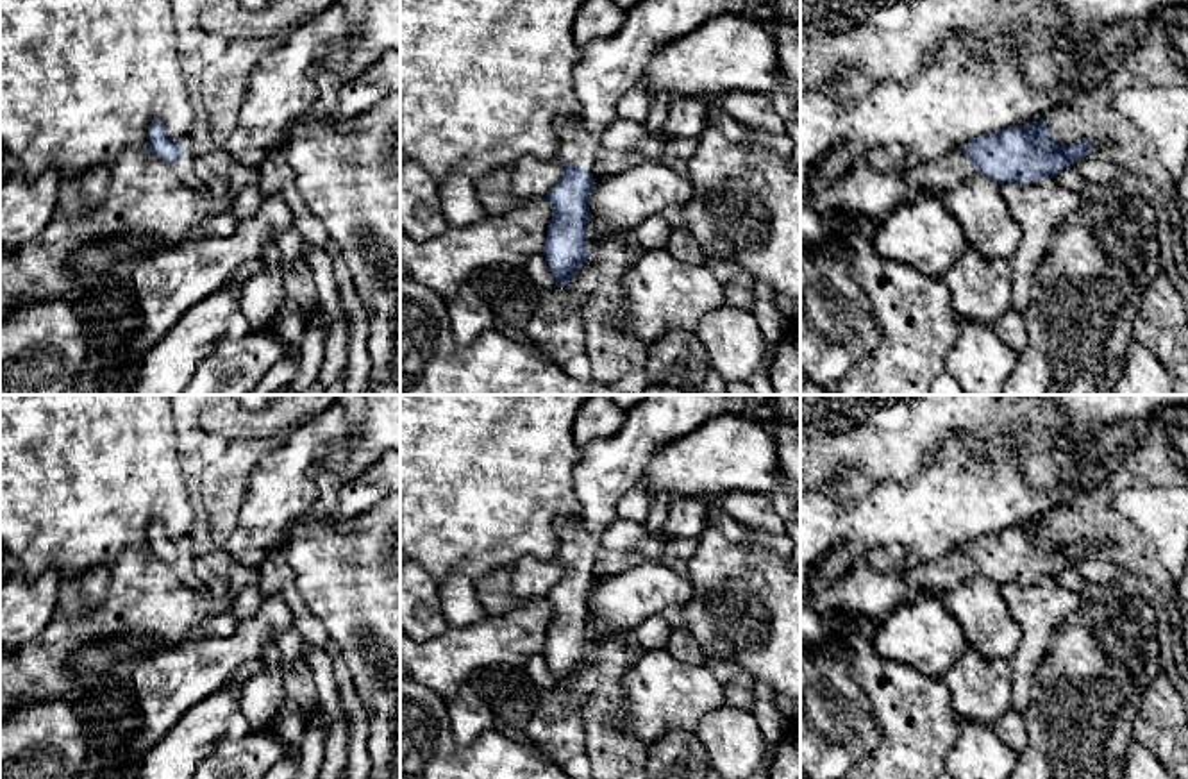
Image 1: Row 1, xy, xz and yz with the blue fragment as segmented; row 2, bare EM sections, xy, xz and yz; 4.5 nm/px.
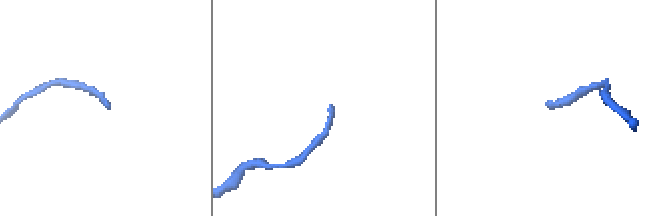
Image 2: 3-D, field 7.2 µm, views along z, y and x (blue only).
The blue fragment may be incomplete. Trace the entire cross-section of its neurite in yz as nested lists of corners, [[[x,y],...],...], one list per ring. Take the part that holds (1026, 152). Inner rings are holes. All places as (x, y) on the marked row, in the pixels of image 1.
[[[1045,120],[988,132],[970,143],[950,147],[943,155],[906,166],[899,143],[866,150],[866,163],[877,172],[899,170],[924,193],[943,197],[977,170],[997,184],[1052,179],[1088,155],[1092,141],[1059,145],[1050,139]]]

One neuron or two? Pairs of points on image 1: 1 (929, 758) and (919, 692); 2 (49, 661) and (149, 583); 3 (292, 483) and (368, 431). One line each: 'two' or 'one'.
1: one
2: one
3: one

